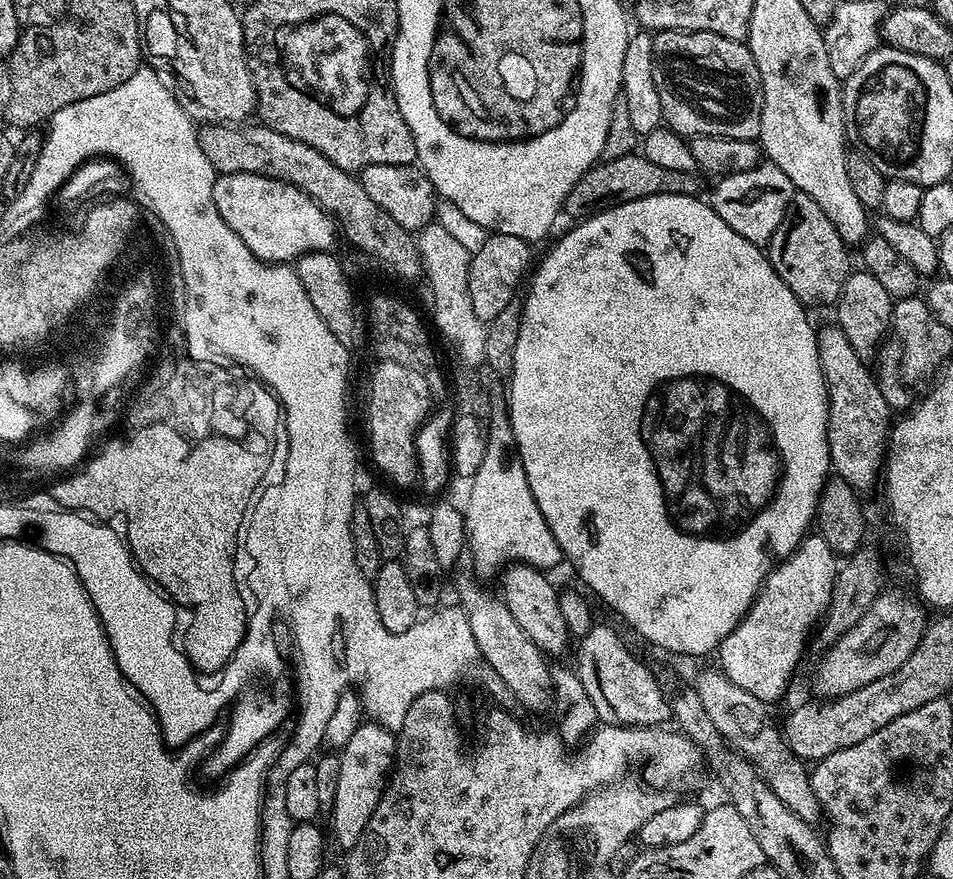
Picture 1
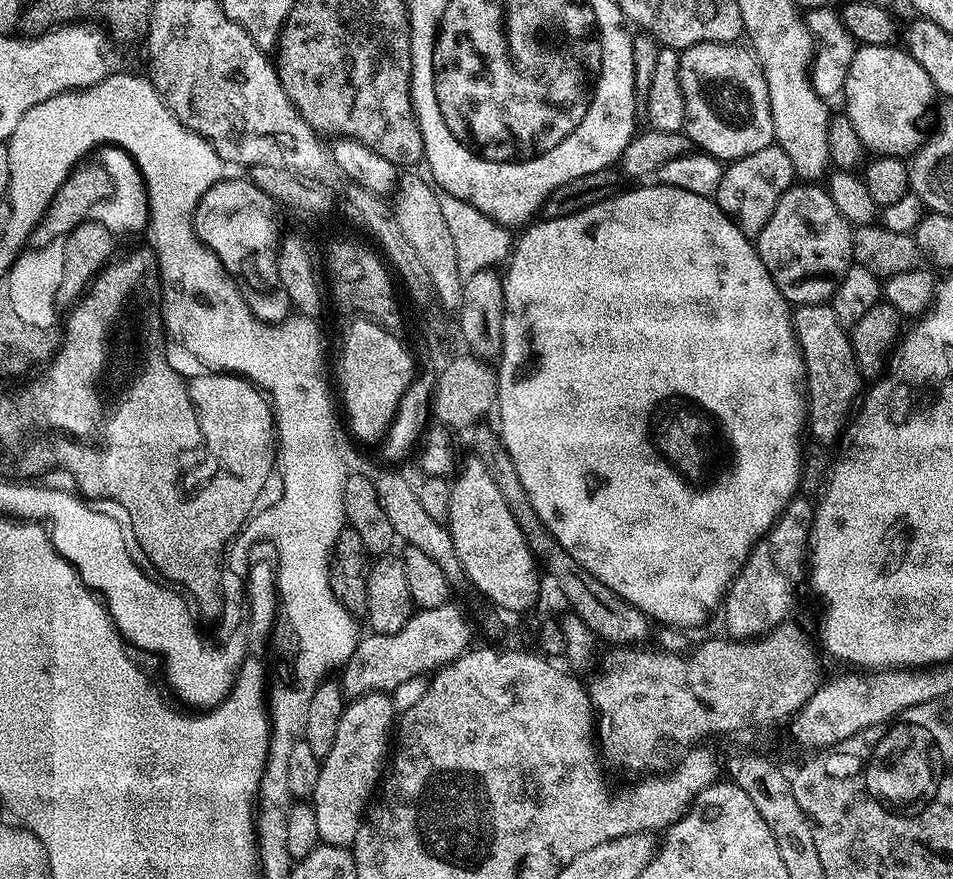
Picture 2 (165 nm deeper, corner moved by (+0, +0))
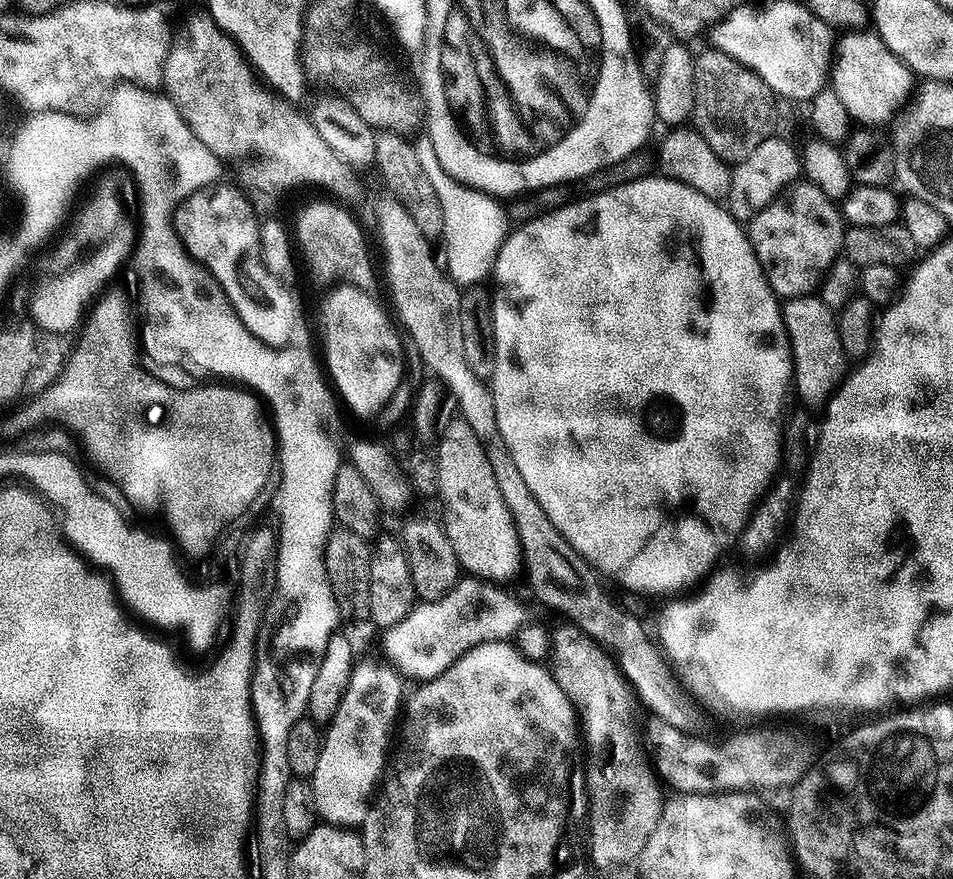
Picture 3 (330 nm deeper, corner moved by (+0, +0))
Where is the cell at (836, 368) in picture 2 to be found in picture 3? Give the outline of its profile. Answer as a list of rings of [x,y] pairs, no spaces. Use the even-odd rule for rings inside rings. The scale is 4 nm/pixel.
[[[809,294],[806,296],[793,296],[785,299],[782,304],[782,315],[784,325],[788,331],[788,341],[792,343],[792,384],[794,392],[801,396],[805,405],[820,404],[827,405],[832,393],[840,386],[841,380],[846,375],[846,357],[842,350],[840,335],[836,329],[837,313],[826,302],[822,302],[819,295]]]

